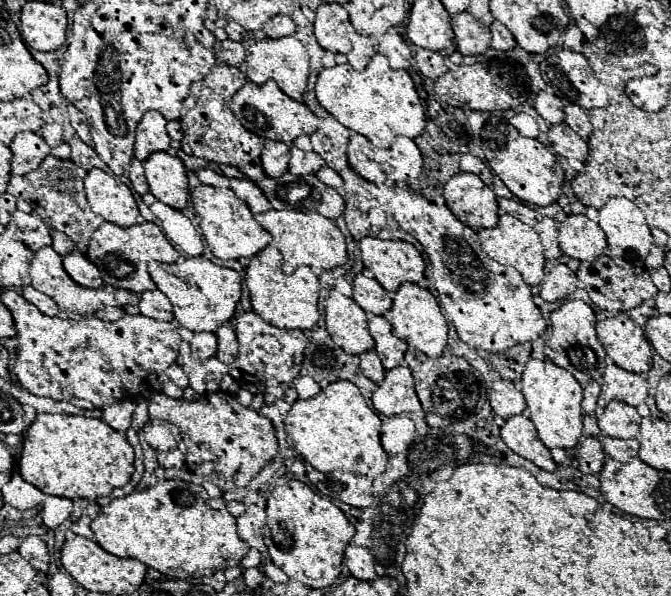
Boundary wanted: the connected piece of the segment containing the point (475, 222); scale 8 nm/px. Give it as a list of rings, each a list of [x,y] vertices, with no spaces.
[[[459,171],[445,183],[443,197],[447,207],[461,223],[475,229],[497,225],[499,207],[497,203],[493,205],[493,191],[477,175]]]

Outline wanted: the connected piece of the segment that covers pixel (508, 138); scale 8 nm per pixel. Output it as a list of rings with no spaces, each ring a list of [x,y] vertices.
[[[493,115],[481,129],[481,151],[493,173],[509,187],[509,191],[531,205],[553,205],[561,195],[565,177],[557,155],[539,139],[523,137],[505,117]]]

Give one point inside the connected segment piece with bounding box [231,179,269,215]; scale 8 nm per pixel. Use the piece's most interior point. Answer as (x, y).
(247, 191)

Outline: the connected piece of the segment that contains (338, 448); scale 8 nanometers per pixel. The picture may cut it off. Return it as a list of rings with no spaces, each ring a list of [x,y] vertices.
[[[339,379],[323,387],[317,397],[297,399],[285,419],[287,442],[305,461],[311,485],[323,495],[335,497],[351,507],[369,507],[373,503],[373,482],[387,465],[379,429],[379,415],[367,407],[355,383]]]

